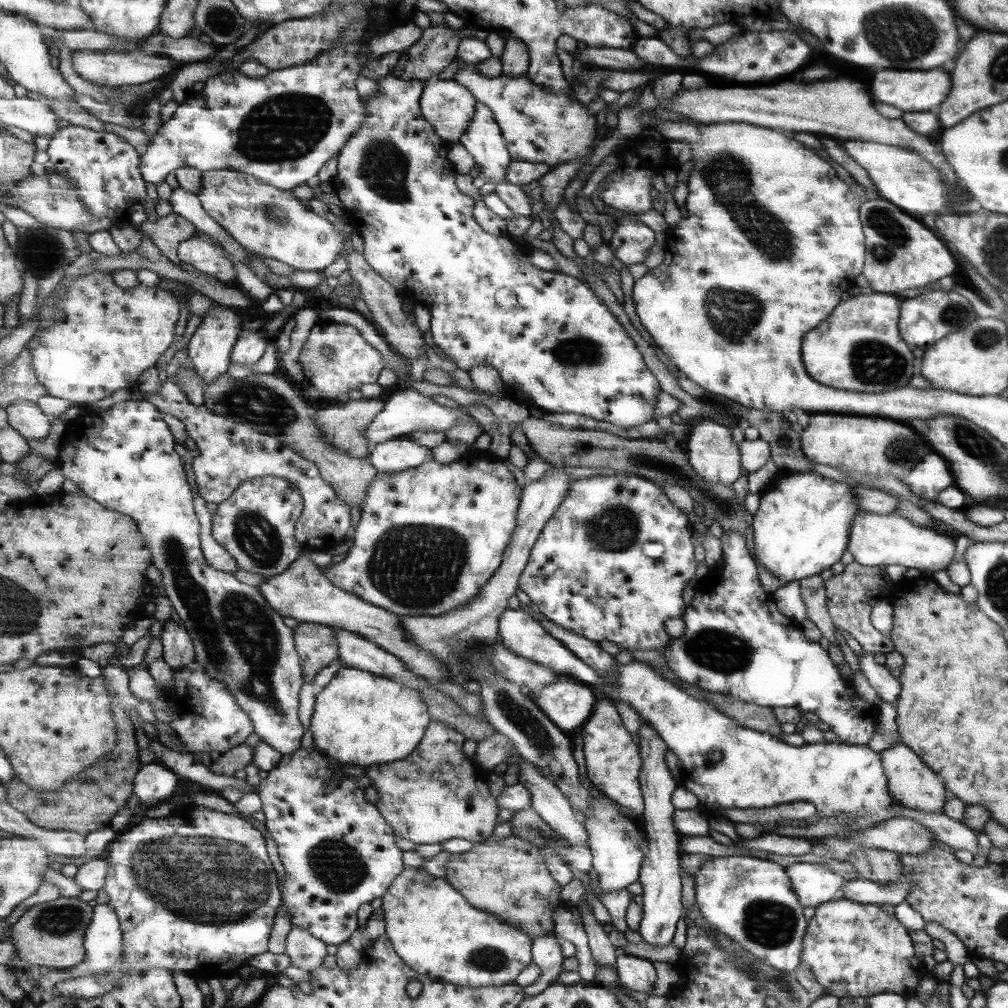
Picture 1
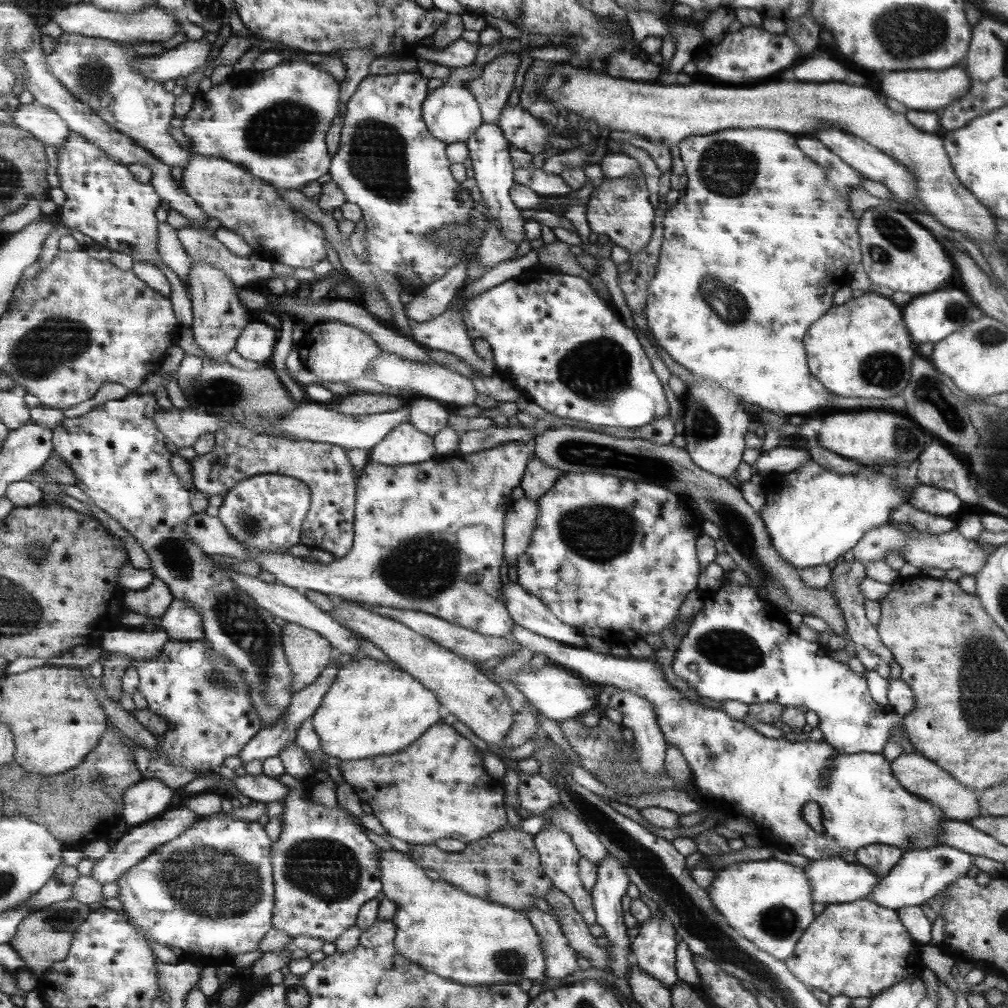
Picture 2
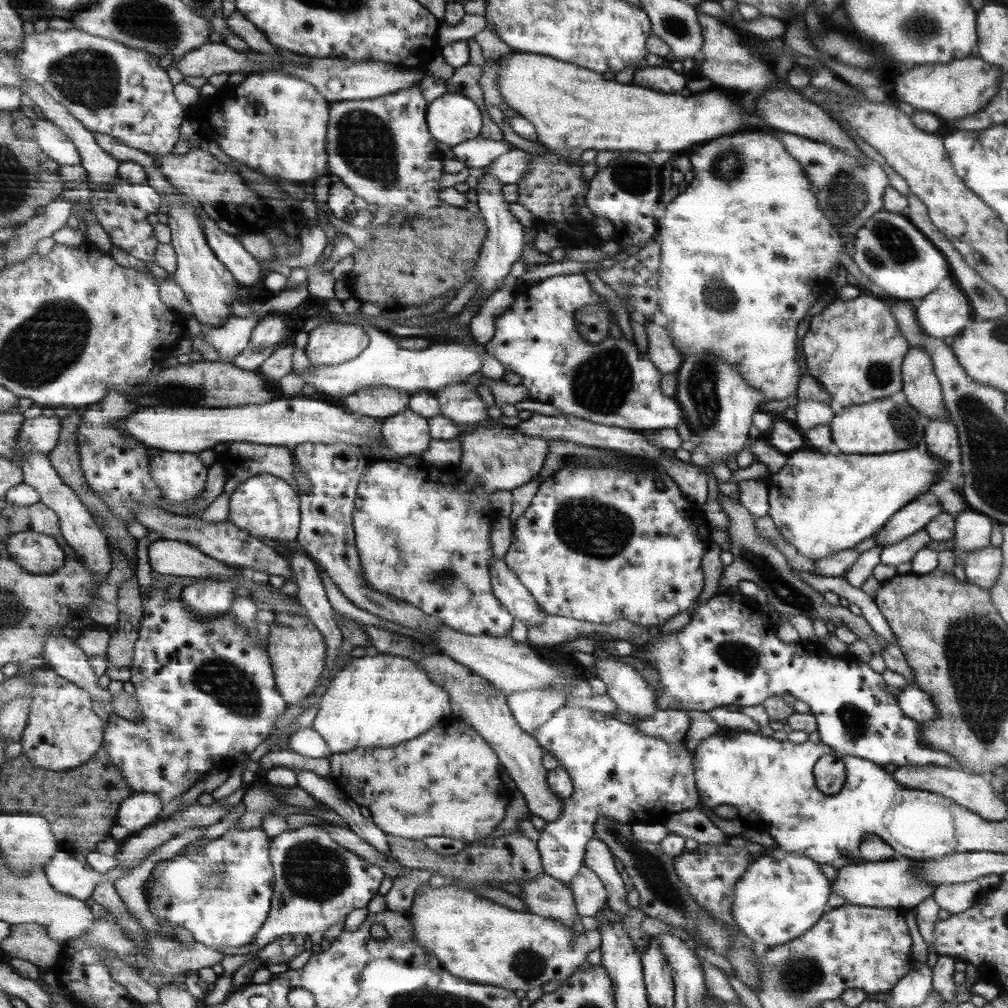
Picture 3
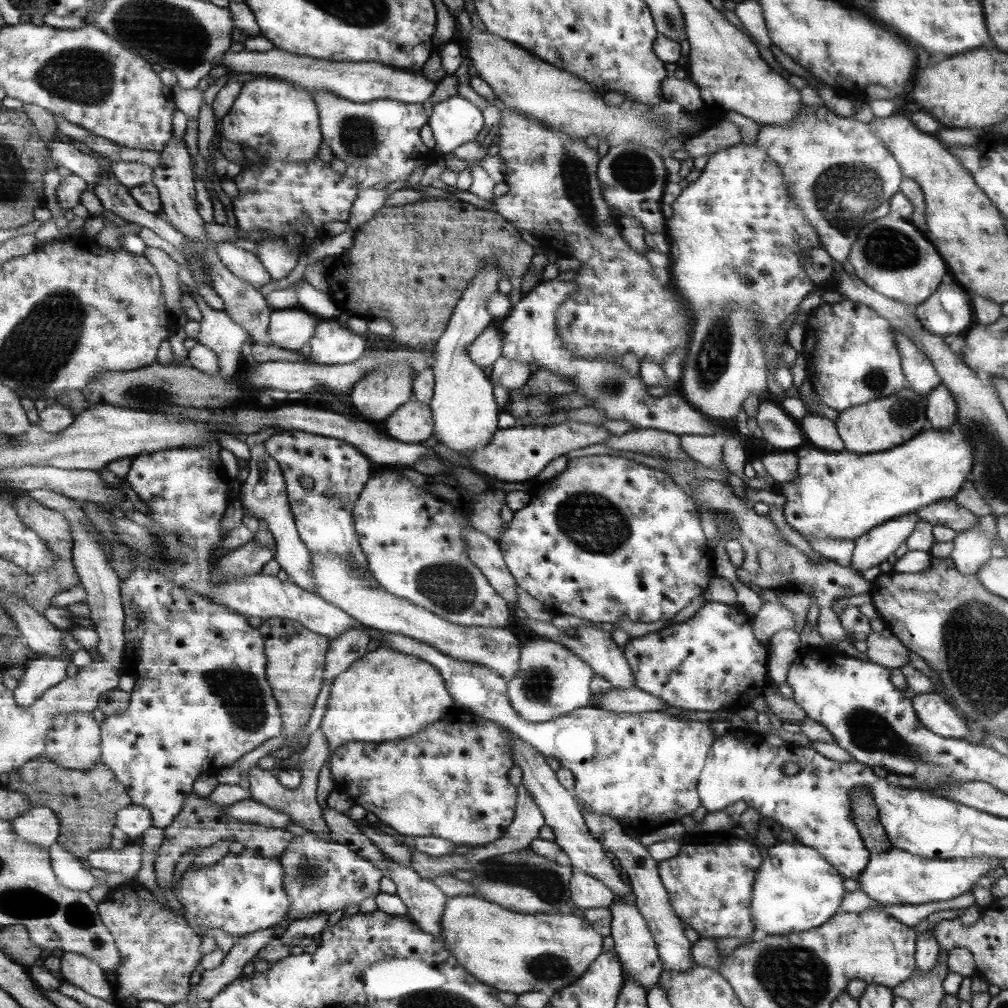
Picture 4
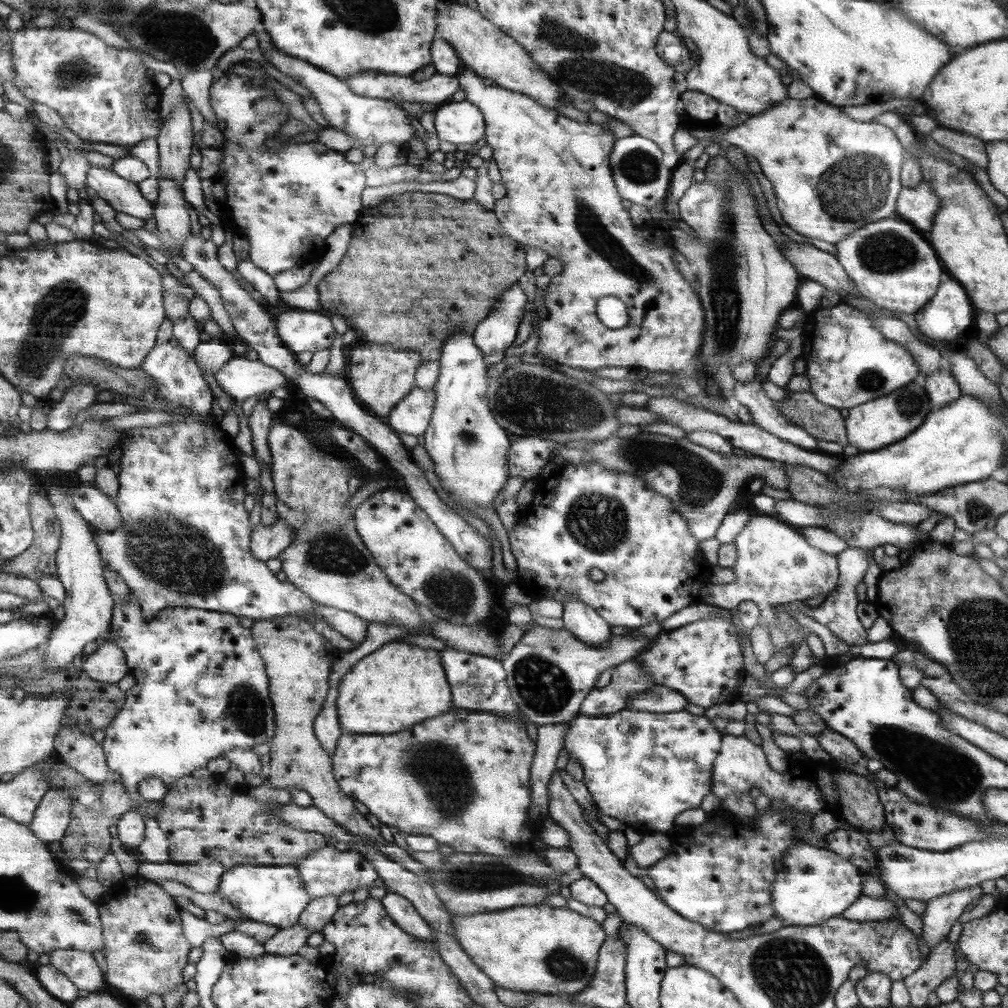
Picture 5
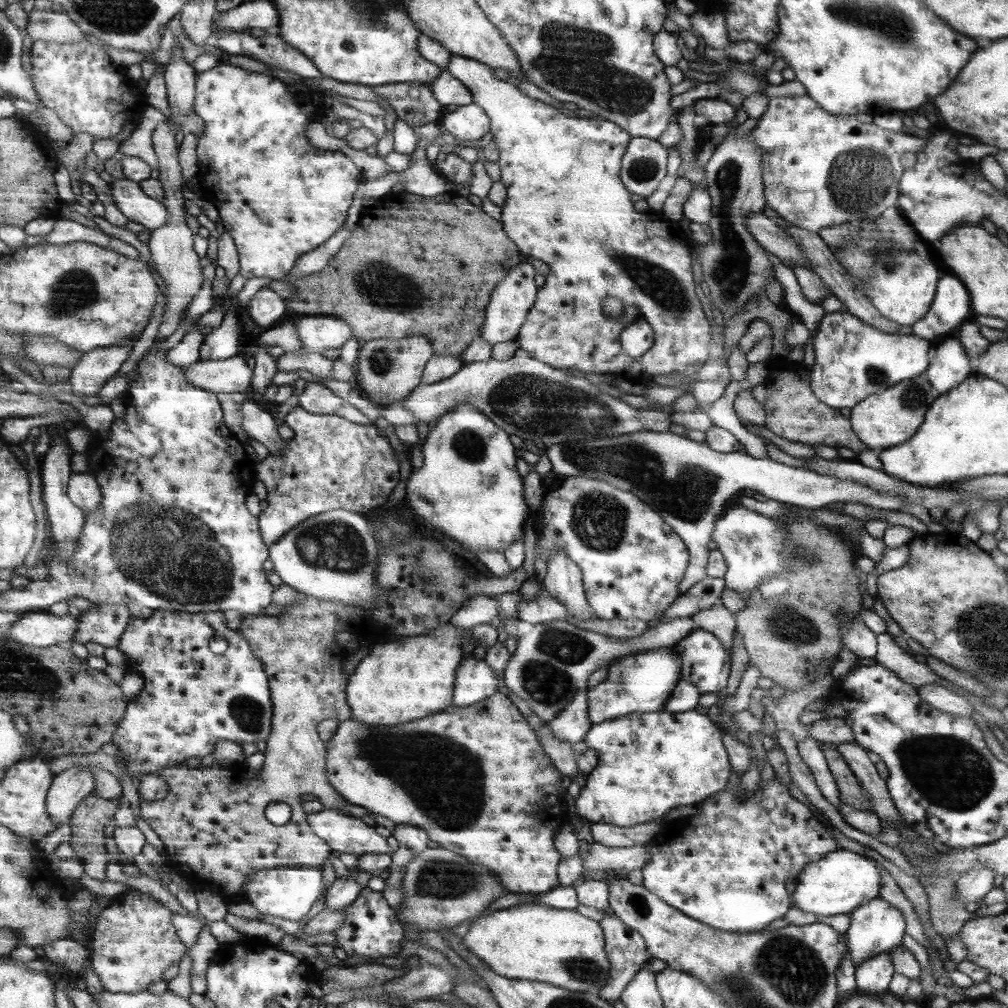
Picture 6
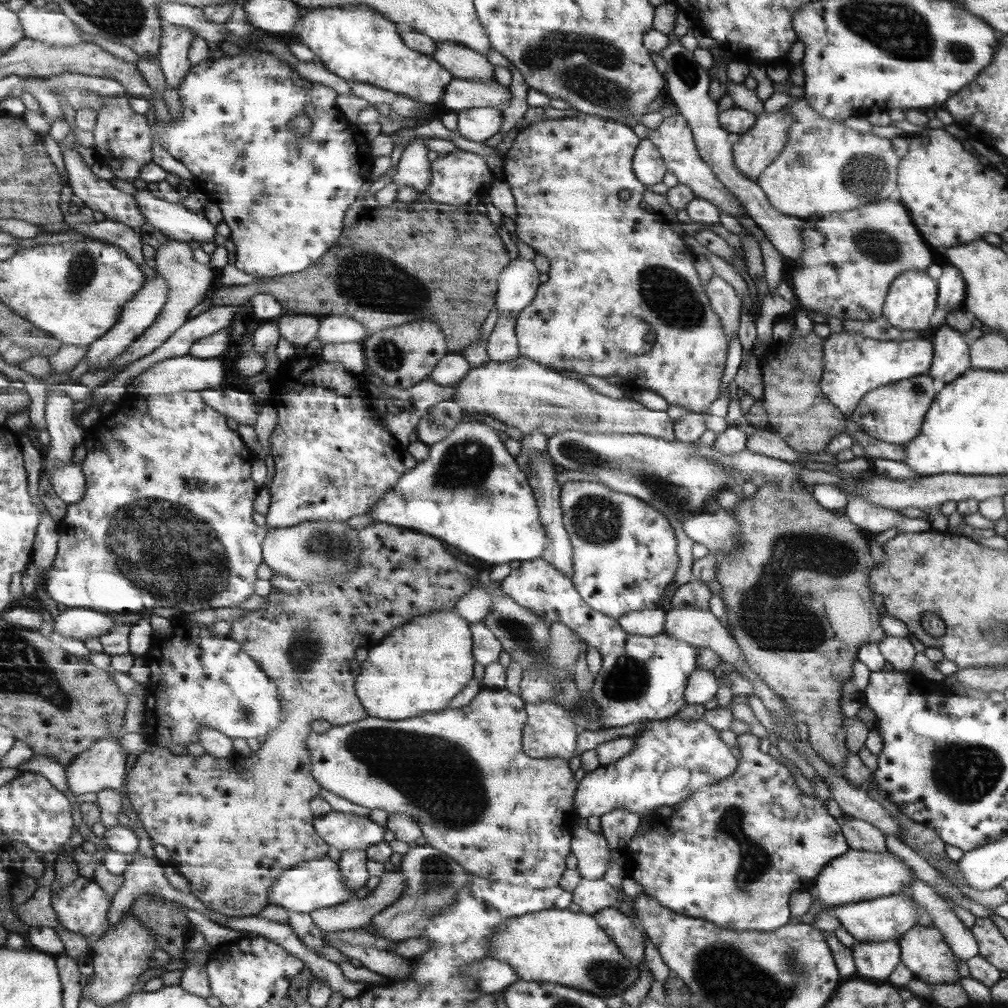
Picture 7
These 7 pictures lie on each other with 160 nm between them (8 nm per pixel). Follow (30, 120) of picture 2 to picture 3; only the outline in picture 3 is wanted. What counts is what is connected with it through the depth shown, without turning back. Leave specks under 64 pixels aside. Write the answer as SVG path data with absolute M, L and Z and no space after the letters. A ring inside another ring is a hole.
M37 118L34 121L36 138L40 148L60 165L82 165L82 156L77 146L58 124L51 119Z

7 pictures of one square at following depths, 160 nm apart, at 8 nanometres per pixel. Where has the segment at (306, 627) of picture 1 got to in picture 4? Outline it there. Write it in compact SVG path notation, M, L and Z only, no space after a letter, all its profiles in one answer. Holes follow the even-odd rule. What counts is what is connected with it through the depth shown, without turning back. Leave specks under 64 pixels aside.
M282 618L262 621L259 630L265 639L267 678L282 710L284 732L297 736L311 718L315 700L323 688L328 639L305 628L299 622Z

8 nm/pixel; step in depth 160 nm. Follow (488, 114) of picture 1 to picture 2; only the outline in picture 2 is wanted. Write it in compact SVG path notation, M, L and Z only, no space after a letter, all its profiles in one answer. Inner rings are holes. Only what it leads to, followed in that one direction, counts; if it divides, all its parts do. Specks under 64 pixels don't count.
M481 123L477 131L468 140L464 142L468 151L471 168L473 170L475 187L478 188L483 206L488 210L489 219L497 222L497 226L503 236L511 242L518 243L521 241L522 226L525 220L520 216L521 211L517 211L517 206L513 205L509 197L508 190L513 186L513 164L507 150L507 142L502 136L500 128L491 123Z

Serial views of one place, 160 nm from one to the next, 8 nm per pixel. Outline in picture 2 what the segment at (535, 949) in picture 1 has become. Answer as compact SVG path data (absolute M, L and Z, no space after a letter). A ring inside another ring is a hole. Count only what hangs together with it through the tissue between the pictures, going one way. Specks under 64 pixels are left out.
M530 906L526 916L530 919L535 932L541 940L545 971L543 976L532 980L531 988L527 991L527 997L535 998L541 989L541 982L547 978L565 978L578 970L577 958L574 950L568 945L565 935L560 929L560 924L549 914L545 914L535 906Z

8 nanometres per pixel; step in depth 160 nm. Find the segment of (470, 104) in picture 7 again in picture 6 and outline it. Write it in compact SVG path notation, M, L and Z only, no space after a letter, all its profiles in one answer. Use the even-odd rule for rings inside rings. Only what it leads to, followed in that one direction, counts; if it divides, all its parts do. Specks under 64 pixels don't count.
M447 70L441 71L429 84L433 98L441 105L463 106L472 103L469 89Z

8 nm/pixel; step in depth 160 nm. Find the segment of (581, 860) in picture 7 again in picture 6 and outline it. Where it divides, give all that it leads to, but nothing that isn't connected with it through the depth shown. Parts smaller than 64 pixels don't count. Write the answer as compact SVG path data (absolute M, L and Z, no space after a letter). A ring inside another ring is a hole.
M591 844L588 855L584 858L584 870L641 870L650 859L647 844L636 844L625 848L611 848Z

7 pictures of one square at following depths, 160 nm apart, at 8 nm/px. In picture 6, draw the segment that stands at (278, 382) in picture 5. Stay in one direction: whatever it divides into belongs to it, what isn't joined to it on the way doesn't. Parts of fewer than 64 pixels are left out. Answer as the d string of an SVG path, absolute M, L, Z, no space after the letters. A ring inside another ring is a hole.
M244 354L227 360L199 360L184 369L194 385L212 393L246 394L253 390L254 368L247 364Z

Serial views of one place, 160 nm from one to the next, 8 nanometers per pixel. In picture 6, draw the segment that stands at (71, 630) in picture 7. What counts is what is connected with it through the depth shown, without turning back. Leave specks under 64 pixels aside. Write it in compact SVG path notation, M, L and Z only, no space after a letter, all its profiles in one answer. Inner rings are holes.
M48 612L22 614L6 632L9 639L27 646L50 648L67 644L79 630L79 616L71 612L65 616L53 616Z

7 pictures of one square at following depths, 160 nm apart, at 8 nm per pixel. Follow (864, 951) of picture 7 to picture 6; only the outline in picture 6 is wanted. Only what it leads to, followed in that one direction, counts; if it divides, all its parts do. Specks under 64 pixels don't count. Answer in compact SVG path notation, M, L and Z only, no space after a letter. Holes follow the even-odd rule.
M888 952L870 956L855 967L856 992L869 996L885 995L893 973Z

